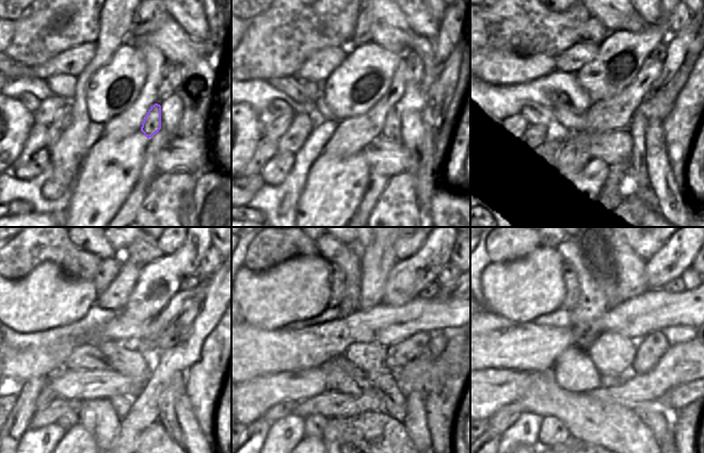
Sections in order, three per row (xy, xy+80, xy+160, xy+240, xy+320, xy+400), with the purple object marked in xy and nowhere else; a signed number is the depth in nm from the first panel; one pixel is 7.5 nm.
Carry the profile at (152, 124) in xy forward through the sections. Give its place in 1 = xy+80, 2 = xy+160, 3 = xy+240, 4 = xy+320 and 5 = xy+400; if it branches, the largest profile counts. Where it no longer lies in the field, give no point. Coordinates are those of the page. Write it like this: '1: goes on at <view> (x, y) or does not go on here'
1: goes on at xy+80 (390, 131)
2: goes on at xy+160 (637, 158)
3: goes on at xy+240 (166, 417)
4: goes on at xy+320 (415, 422)
5: goes on at xy+400 (668, 443)

